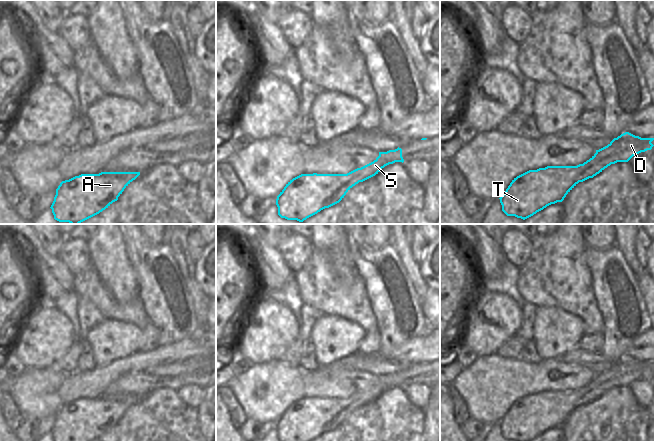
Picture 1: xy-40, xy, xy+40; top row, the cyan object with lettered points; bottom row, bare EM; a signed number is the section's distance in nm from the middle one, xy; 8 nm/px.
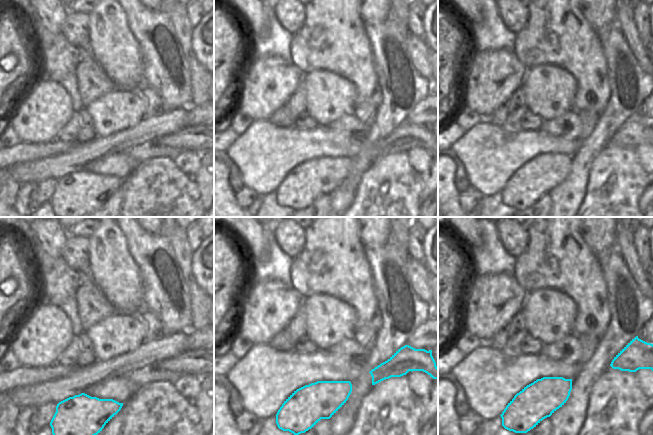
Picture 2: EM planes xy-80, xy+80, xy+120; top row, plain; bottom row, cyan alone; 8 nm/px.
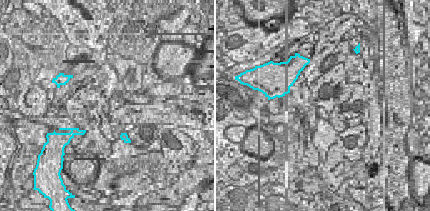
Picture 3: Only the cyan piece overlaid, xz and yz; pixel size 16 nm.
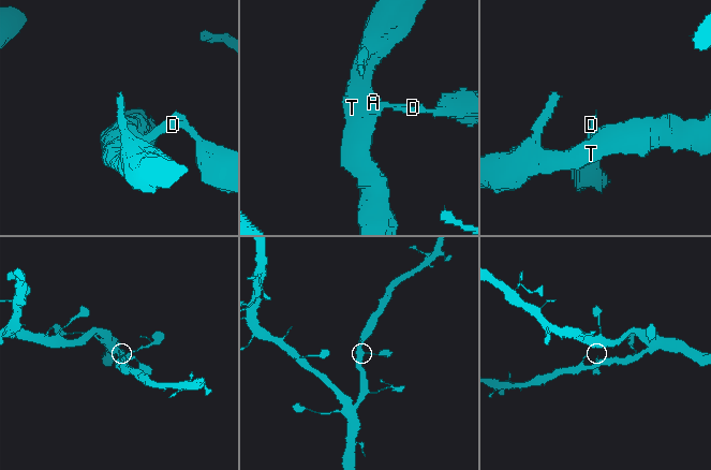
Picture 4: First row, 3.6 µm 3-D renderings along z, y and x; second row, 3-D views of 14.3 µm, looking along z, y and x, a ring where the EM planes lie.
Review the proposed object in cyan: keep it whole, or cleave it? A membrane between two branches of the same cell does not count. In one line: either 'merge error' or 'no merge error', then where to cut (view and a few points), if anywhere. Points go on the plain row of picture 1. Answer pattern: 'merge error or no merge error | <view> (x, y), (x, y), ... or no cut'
no merge error | no cut

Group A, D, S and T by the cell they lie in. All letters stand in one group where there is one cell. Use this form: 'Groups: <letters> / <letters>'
Groups: A D S T.

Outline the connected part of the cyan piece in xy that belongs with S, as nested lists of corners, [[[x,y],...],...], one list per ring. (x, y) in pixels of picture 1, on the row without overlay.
[[[399,371],[395,374],[379,376],[379,380],[373,386],[347,398],[301,398],[290,404],[277,420],[278,439],[280,441],[311,441],[339,427],[353,410],[375,400],[385,390],[395,386],[404,386],[402,373]]]

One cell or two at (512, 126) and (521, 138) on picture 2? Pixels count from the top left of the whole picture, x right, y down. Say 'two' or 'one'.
two

